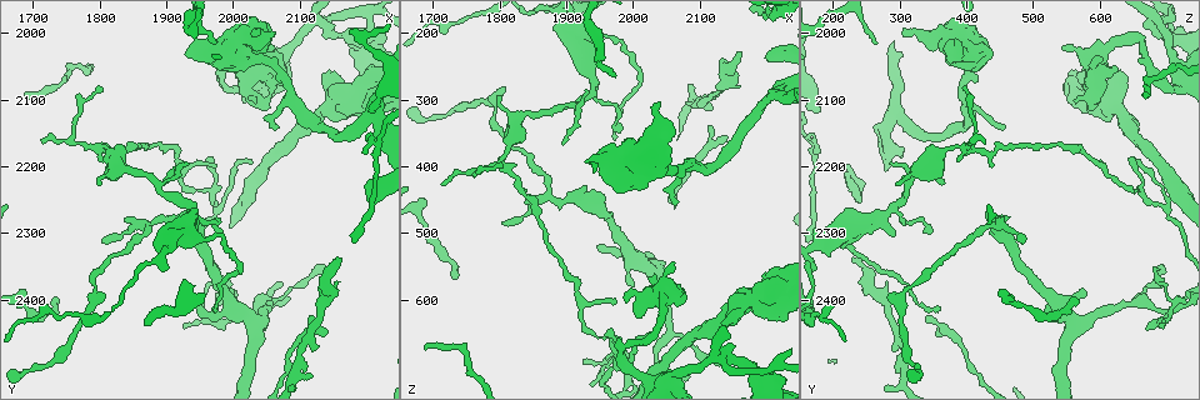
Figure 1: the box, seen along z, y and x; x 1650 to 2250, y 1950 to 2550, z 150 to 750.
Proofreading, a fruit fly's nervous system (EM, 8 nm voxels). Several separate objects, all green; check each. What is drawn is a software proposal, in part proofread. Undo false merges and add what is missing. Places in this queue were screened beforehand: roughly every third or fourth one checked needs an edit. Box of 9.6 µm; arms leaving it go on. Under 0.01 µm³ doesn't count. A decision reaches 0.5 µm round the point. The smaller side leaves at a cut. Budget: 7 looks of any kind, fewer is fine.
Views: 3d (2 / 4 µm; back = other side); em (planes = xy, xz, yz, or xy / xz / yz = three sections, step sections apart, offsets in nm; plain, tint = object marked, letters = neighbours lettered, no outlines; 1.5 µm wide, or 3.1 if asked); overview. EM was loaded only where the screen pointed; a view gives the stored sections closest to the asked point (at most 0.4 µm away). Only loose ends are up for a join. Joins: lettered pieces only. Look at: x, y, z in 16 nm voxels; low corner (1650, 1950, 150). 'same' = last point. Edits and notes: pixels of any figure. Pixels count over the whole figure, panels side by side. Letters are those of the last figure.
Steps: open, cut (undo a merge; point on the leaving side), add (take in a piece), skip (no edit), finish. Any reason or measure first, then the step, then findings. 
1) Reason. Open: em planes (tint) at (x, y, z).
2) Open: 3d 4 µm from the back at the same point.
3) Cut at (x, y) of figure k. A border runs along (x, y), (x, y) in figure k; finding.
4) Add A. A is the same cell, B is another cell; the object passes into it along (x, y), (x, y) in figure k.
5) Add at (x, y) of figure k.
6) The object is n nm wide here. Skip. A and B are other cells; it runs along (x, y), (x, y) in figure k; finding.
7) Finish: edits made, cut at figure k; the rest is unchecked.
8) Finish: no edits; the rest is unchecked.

Abrupt turn. Open: em xy step 8 (letters) at (2015, 2080, 600).

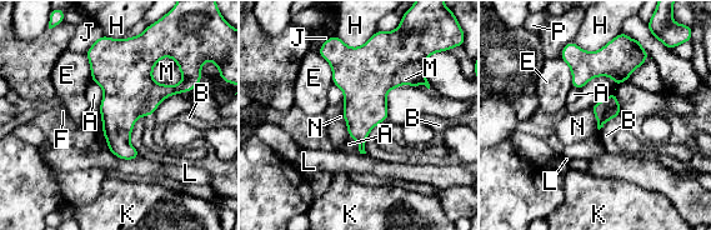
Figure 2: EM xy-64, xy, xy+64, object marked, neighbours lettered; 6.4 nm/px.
The longest contact is with H, 280 nm. Skip. A, B, E, F, H, J, K, L, M, N and P are other cells; continuous, no second neuron.

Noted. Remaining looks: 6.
Open: em xz step 8 (tint) at (1810, 2170, 385).

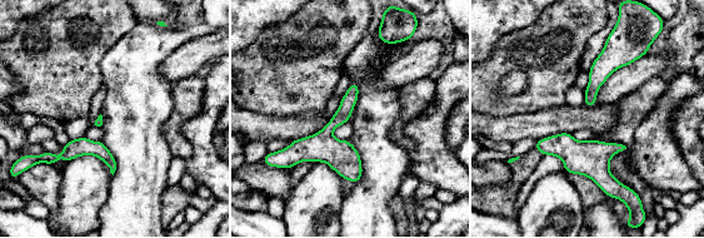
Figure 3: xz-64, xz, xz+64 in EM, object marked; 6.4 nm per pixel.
Open: em planes (letters) at the same point.

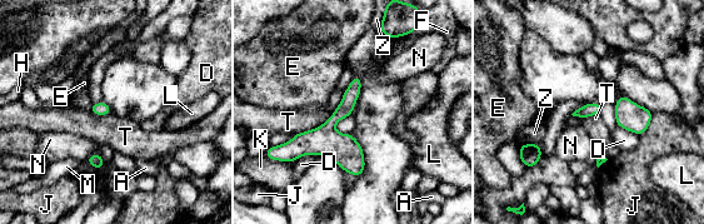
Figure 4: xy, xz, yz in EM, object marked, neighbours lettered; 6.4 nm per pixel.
The object is 80 nm wide here. Skip. A, D, E, F, H, J, K, L, M, N, T and Z are other cells; a border runs along (335, 109), (321, 124), (294, 135) in figure 4; one neuron here.

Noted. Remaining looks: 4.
Thin neck. Open: 3d 2 µm at (1770, 2430, 305).

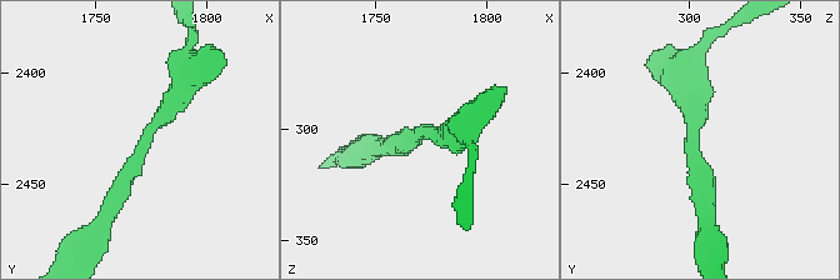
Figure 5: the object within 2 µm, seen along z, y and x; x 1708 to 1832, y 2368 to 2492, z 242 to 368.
Need the tissue. Open: em xz step 4 (tint) at (1771, 2434, 301).

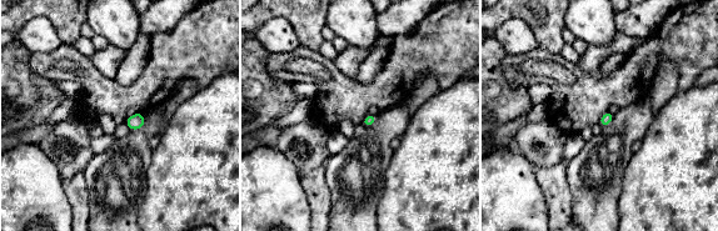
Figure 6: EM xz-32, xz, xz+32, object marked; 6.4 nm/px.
Open: em planes (letters) at the same point.

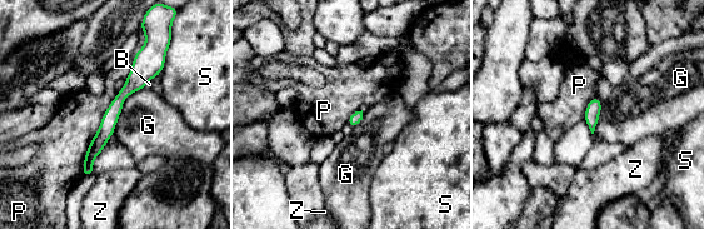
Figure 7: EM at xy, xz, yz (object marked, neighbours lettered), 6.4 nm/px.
The object is 80 nm wide here. Skip. B, G, P, S and Z are other cells; one neuron here.

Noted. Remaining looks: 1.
Finish: no edits; the rest is unchecked.

